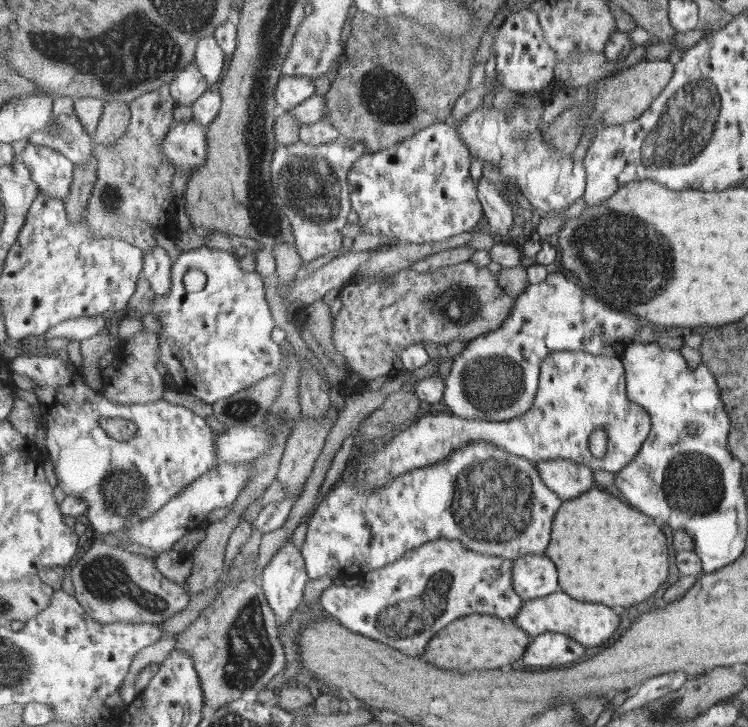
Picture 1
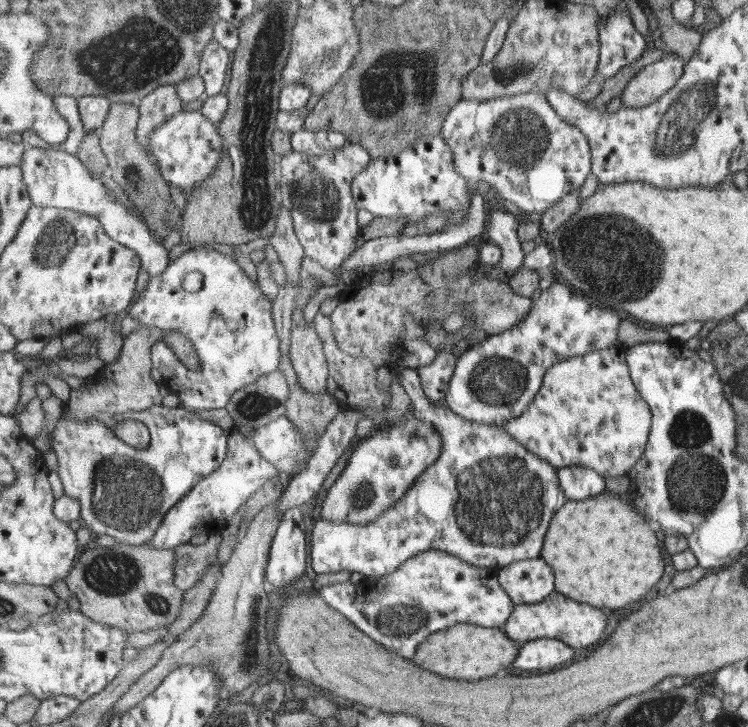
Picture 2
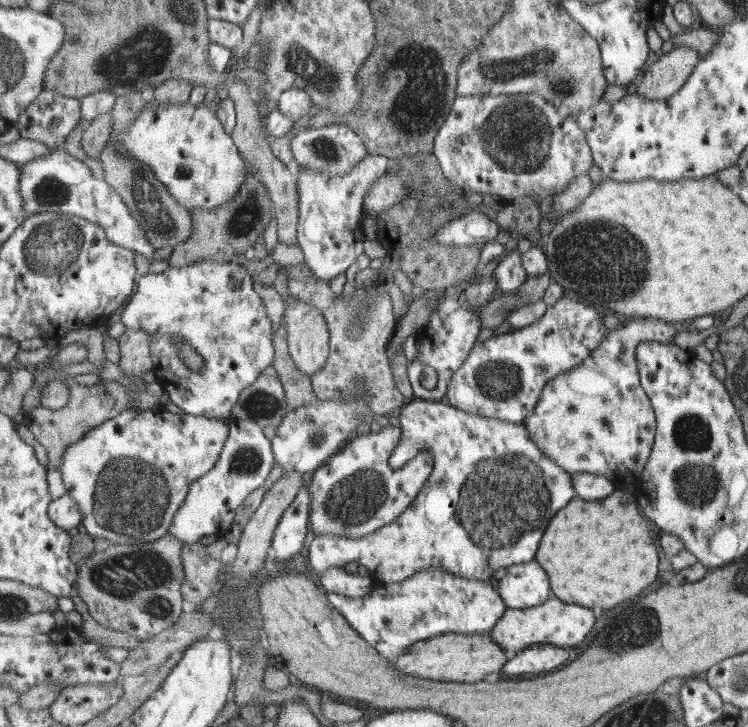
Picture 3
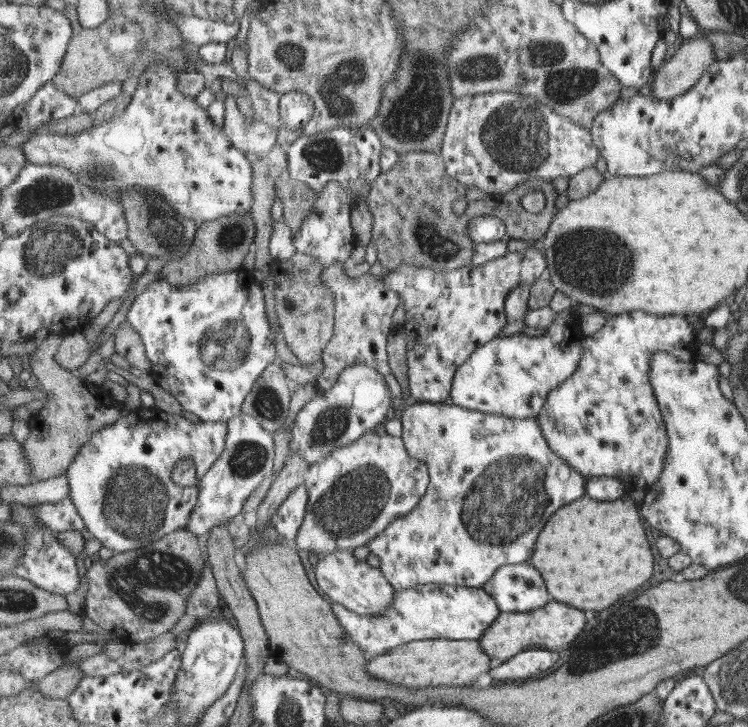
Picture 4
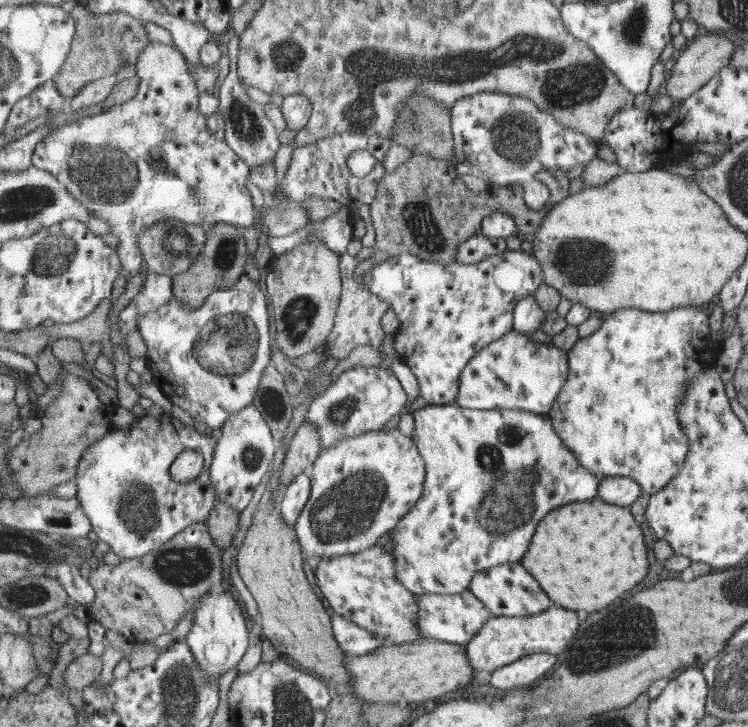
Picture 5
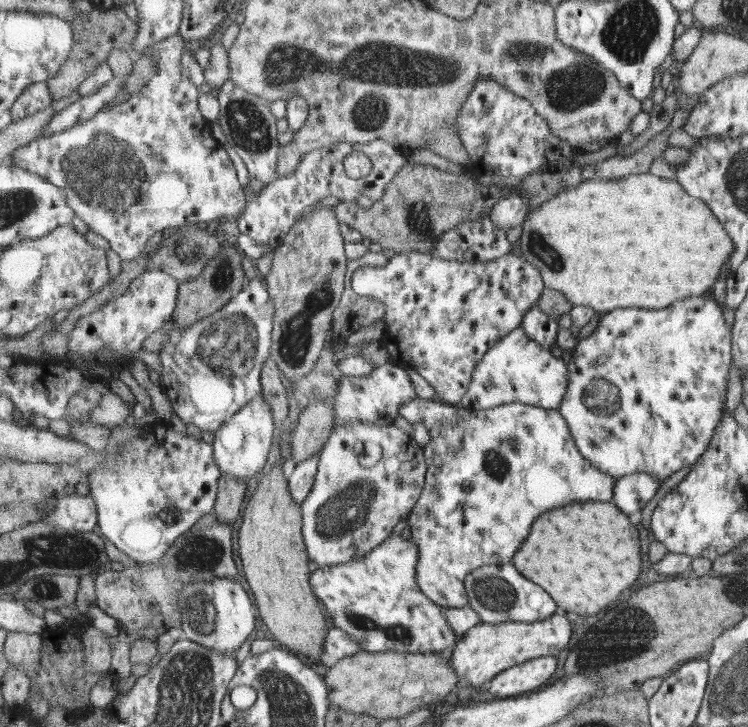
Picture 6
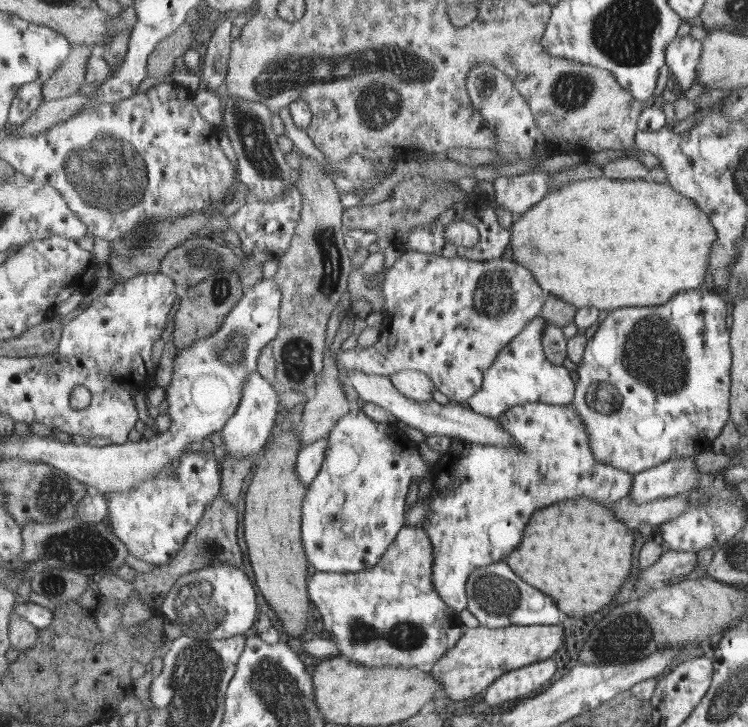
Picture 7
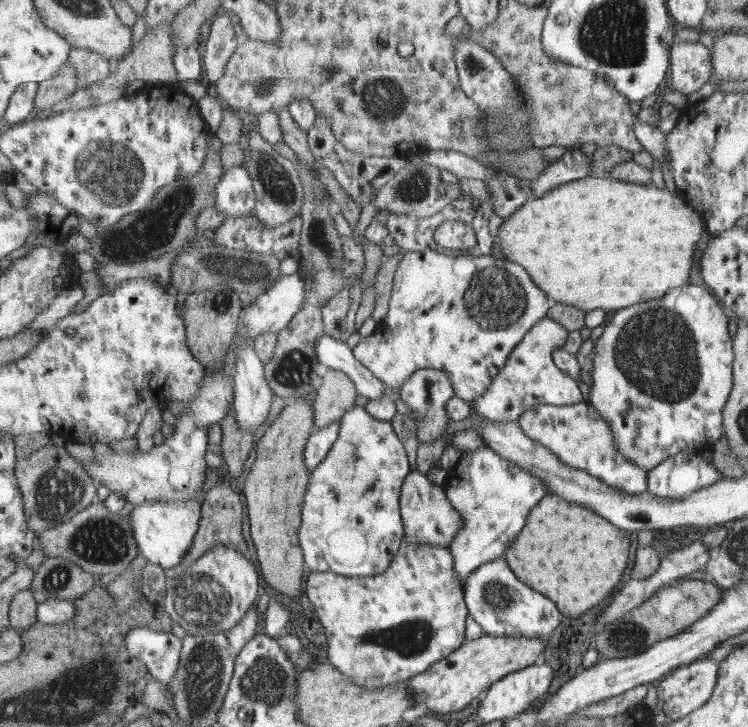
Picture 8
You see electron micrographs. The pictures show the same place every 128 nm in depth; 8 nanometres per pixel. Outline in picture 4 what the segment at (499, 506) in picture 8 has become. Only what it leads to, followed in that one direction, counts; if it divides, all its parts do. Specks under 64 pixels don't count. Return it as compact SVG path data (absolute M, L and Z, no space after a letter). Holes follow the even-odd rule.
M417 402L409 404L402 412L402 422L400 441L407 446L406 451L413 458L426 462L430 468L430 485L409 514L397 518L369 541L368 550L380 559L379 567L395 589L410 589L427 583L483 587L501 566L529 562L535 552L535 540L549 518L559 508L587 494L587 478L551 450L537 417L509 418L501 414L481 413L450 402ZM509 456L527 456L545 468L547 480L543 480L543 486L537 486L537 496L545 494L549 506L543 512L543 524L537 524L525 538L501 546L481 544L463 524L465 498L469 496L471 500L473 483L489 464Z

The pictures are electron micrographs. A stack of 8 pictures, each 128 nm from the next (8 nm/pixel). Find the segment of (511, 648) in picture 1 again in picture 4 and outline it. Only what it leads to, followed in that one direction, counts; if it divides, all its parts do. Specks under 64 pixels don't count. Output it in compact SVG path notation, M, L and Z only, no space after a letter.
M435 639L413 641L383 654L370 657L367 669L373 677L405 687L469 686L481 674L491 673L491 655L485 653L481 641Z

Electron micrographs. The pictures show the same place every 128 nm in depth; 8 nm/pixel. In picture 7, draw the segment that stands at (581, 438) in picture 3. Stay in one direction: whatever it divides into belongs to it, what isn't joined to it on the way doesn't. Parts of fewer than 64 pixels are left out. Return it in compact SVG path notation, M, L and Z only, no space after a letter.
M698 287L693 290L680 291L674 294L675 298L663 302L661 306L633 306L614 311L608 311L596 333L587 342L583 361L577 366L577 390L575 399L571 405L579 413L579 416L585 420L587 432L589 432L589 444L599 462L605 462L608 466L623 470L631 475L637 475L645 470L653 469L663 465L663 462L671 458L687 458L694 456L711 448L711 441L721 432L721 426L727 420L727 404L730 404L729 397L729 362L732 362L732 356L729 356L730 336L725 330L725 312L727 306L725 302L715 296L713 291L705 292Z

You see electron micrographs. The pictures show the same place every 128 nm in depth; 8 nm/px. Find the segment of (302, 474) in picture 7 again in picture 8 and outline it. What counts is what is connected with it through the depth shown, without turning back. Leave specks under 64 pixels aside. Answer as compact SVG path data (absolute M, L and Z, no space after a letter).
M333 422L321 430L314 430L310 440L307 441L307 447L305 447L305 462L307 462L307 469L311 474L325 460L339 439L339 431L341 431L341 422Z

